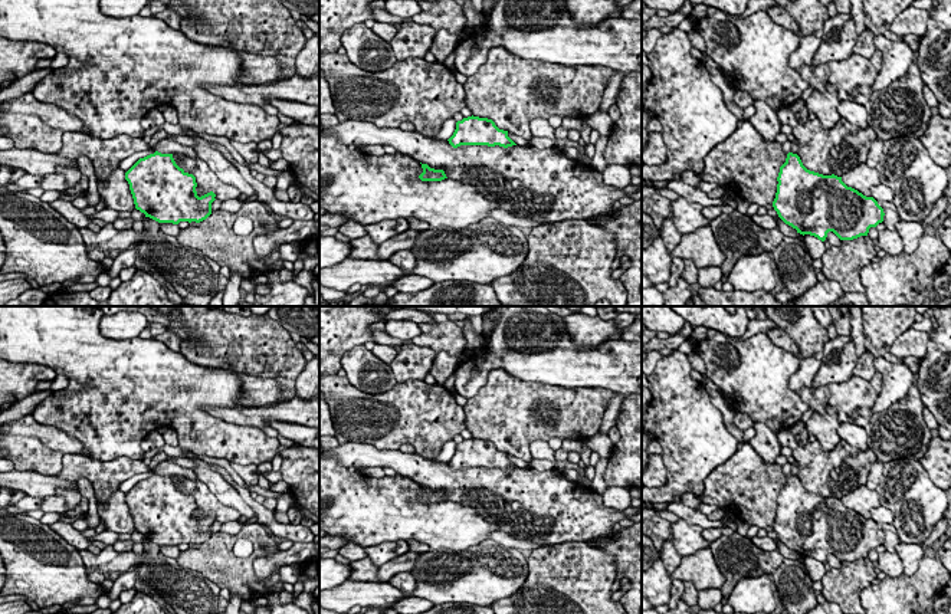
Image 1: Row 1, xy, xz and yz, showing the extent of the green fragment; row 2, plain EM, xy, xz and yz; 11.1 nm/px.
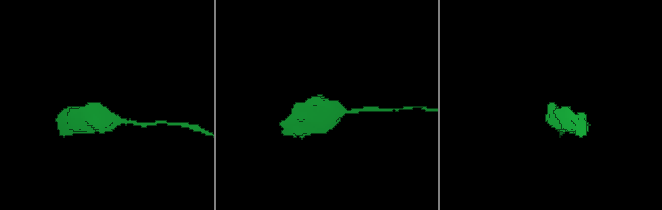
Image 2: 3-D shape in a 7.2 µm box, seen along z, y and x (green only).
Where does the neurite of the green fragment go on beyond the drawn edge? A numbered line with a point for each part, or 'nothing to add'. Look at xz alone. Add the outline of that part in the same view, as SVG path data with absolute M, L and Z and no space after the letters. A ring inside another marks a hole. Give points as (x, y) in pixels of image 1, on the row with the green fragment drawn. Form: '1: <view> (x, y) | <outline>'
nothing to add

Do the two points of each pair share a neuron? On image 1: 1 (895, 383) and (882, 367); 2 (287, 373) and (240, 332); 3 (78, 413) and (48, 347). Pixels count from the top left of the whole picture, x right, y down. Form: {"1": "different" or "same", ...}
{"1": "same", "2": "same", "3": "same"}

